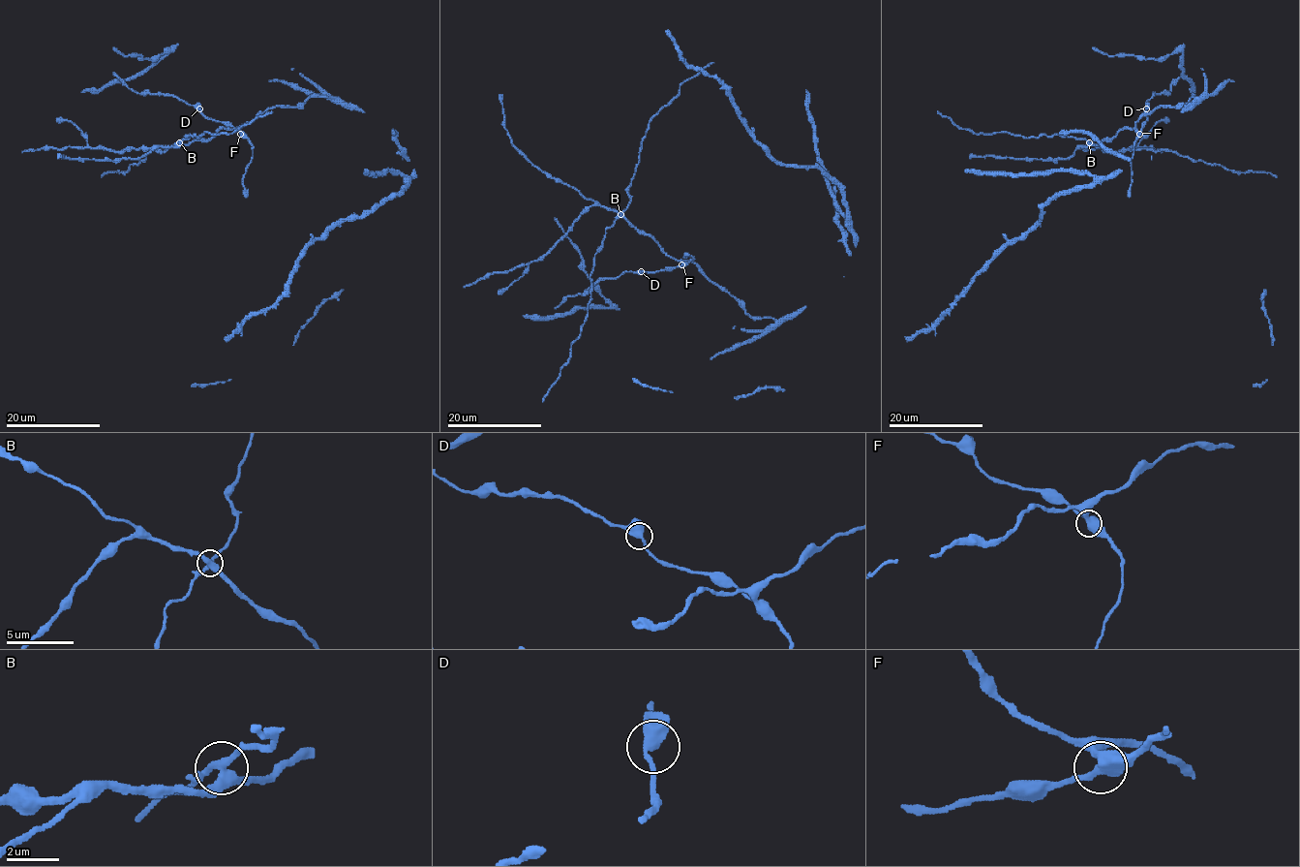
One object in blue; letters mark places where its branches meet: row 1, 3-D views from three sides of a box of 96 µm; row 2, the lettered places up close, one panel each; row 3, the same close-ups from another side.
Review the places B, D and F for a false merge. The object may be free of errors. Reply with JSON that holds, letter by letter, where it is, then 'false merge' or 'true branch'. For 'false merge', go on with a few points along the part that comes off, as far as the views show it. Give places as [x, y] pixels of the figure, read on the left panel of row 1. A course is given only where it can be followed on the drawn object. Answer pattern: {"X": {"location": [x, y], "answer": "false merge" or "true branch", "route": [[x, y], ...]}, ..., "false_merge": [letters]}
{"B": {"location": [179, 142], "answer": "false merge", "route": [[179, 142], [164, 151], [148, 150], [143, 161], [130, 166], [127, 171], [109, 171], [101, 177]]}, "D": {"location": [199, 108], "answer": "true branch"}, "F": {"location": [240, 134], "answer": "true branch"}, "false_merge": ["B"]}

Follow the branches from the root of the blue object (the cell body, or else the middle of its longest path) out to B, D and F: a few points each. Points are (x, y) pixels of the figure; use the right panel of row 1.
B: (1161, 107), (1146, 112), (1133, 129), (1123, 128), (1113, 139), (1103, 139), (1098, 144), (1089, 142)
D: (1161, 107), (1146, 112), (1135, 123), (1138, 131), (1146, 120), (1146, 108)
F: (1161, 107), (1146, 112), (1135, 123), (1139, 134)

